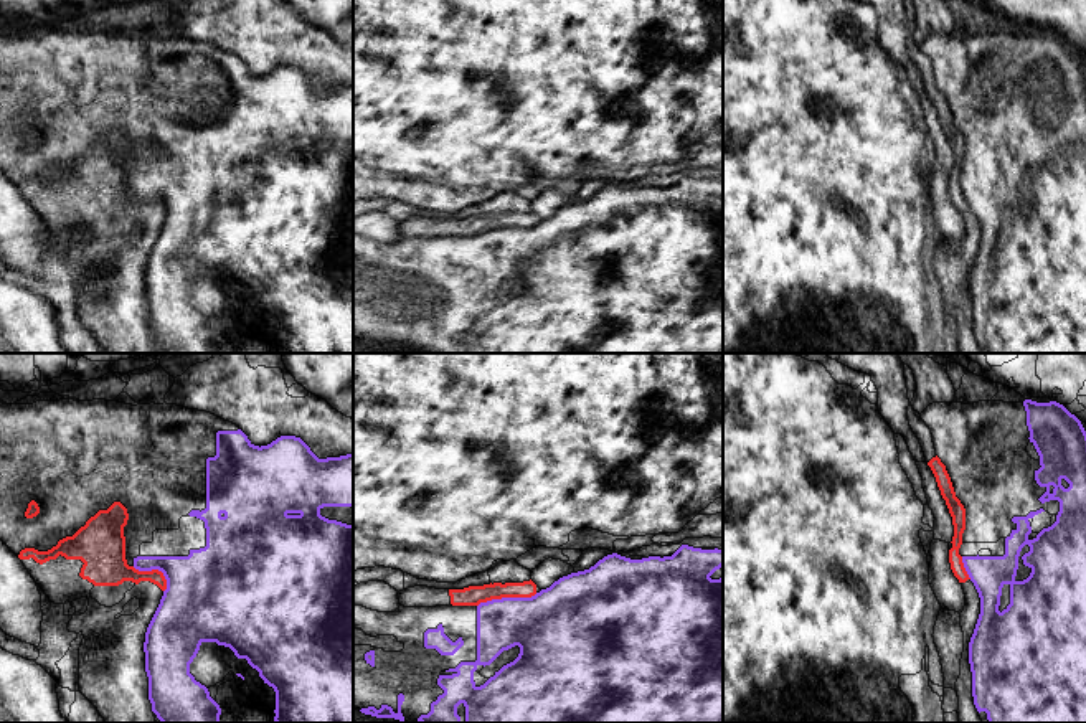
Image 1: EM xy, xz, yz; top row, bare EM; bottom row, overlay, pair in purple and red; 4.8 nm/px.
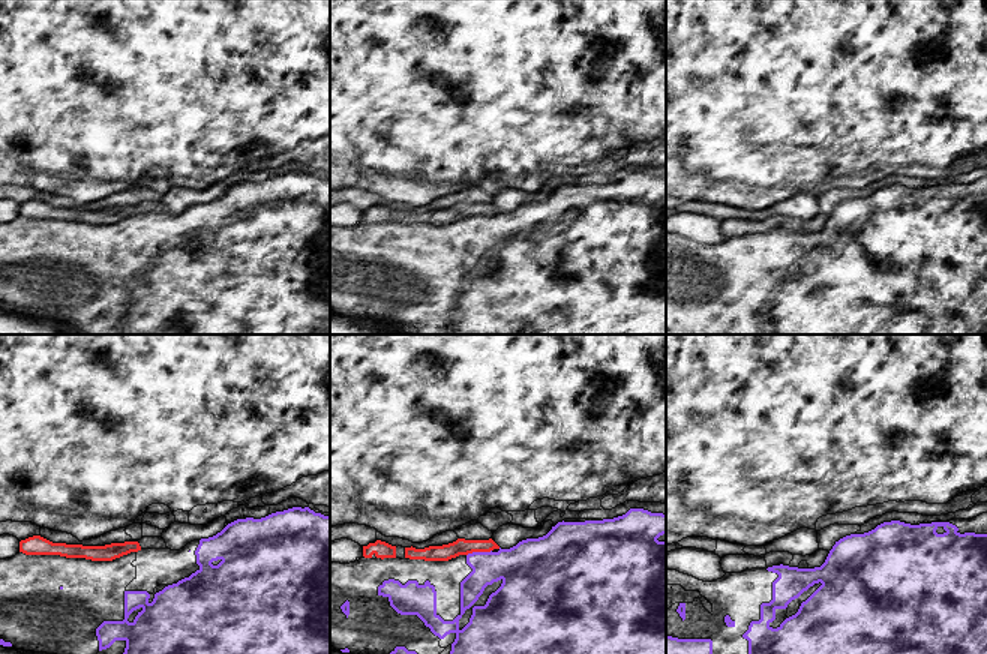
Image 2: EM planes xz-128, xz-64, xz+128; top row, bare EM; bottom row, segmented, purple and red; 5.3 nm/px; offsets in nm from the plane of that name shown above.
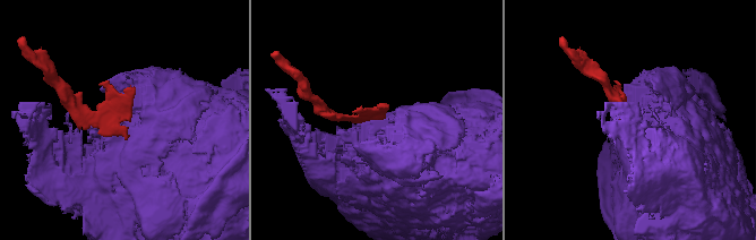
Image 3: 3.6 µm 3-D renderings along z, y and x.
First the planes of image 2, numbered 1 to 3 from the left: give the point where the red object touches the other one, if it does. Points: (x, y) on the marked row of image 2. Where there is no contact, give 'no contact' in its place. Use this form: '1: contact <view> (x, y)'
1: no contact
2: contact xz-64 (479, 552)
3: no contact

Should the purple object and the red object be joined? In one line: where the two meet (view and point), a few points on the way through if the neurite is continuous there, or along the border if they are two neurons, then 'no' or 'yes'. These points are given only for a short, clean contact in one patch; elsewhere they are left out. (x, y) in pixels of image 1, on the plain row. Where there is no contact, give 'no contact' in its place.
contact xz (507, 228); border xz (537, 223), (530, 226), (492, 228), (477, 236); no

